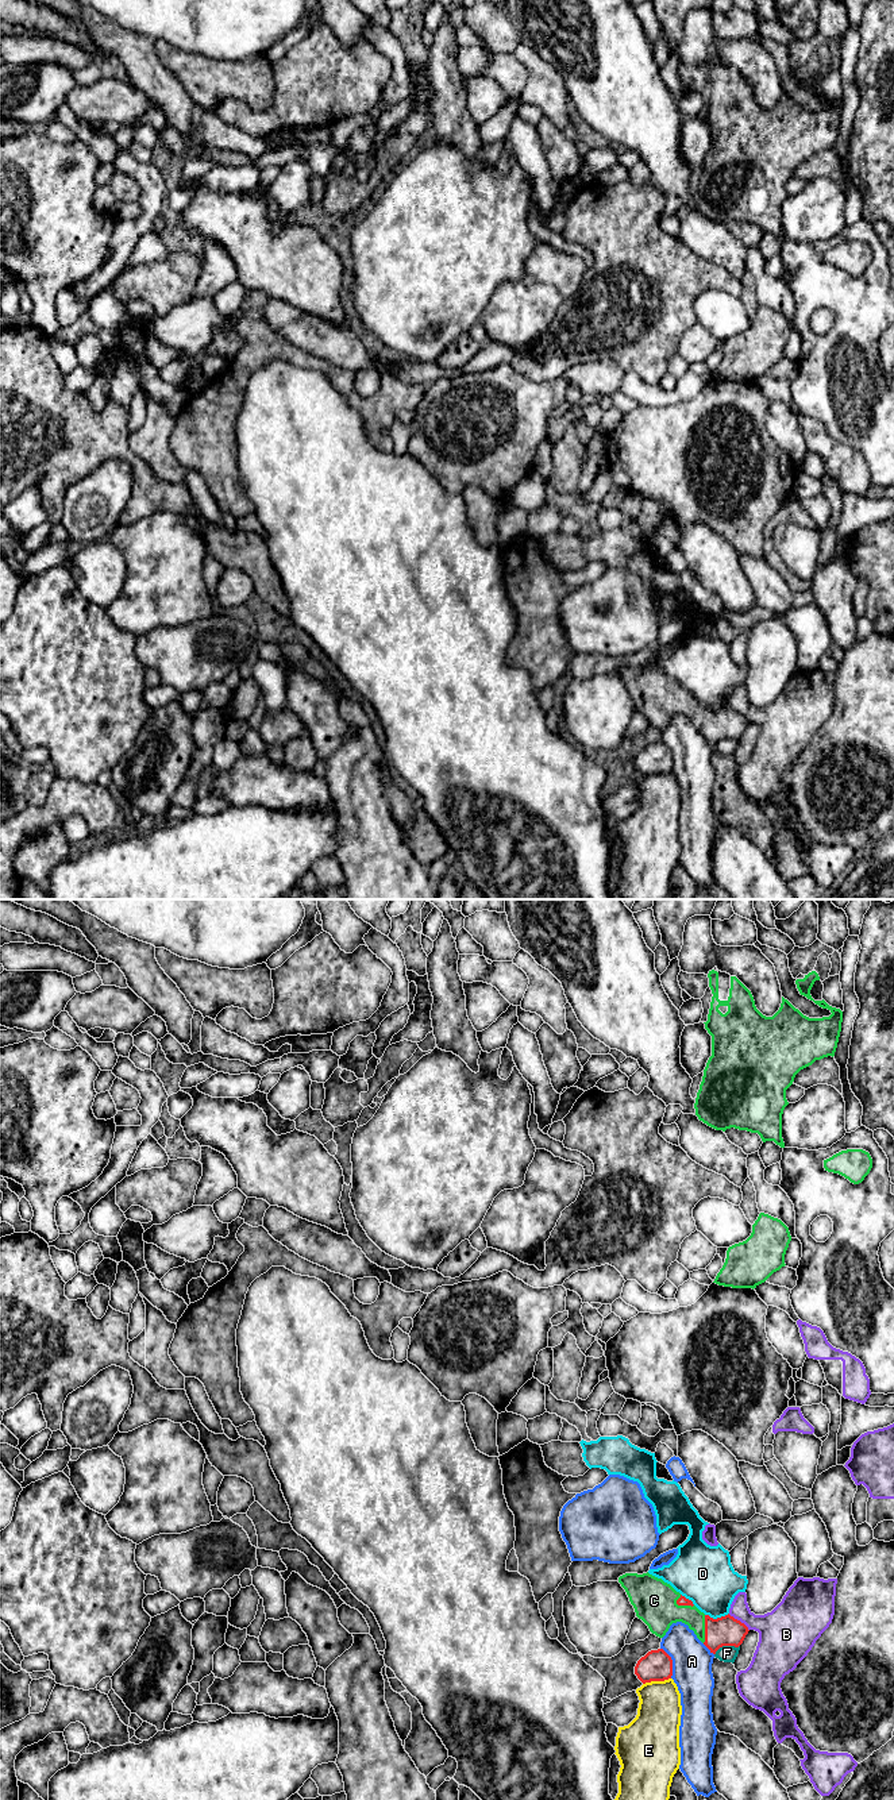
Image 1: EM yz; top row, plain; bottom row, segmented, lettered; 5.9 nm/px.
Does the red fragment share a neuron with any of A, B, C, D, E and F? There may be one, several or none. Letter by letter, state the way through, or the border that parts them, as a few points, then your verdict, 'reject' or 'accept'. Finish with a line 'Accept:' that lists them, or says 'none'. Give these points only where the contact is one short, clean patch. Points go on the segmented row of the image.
A: reject
B: reject
C: way yz (723, 1631), (705, 1629), (685, 1611), (667, 1611); accept
D: reject
E: reject
F: reject
Accept: C

